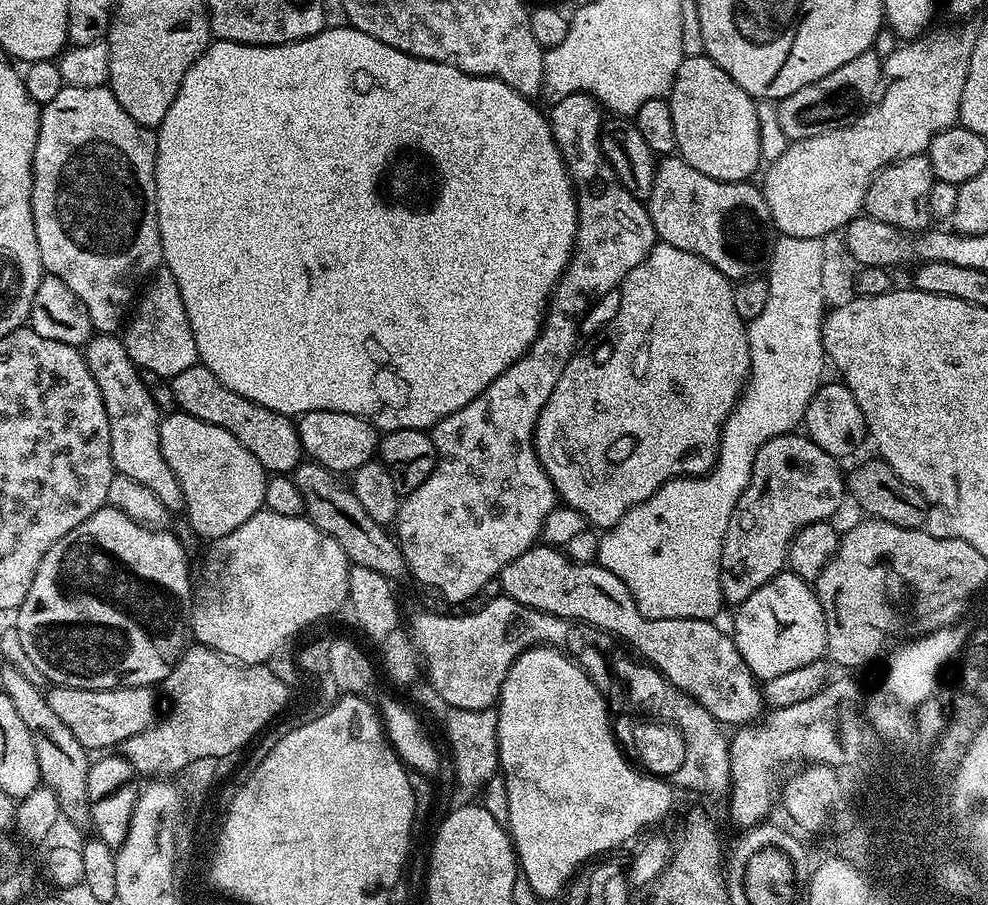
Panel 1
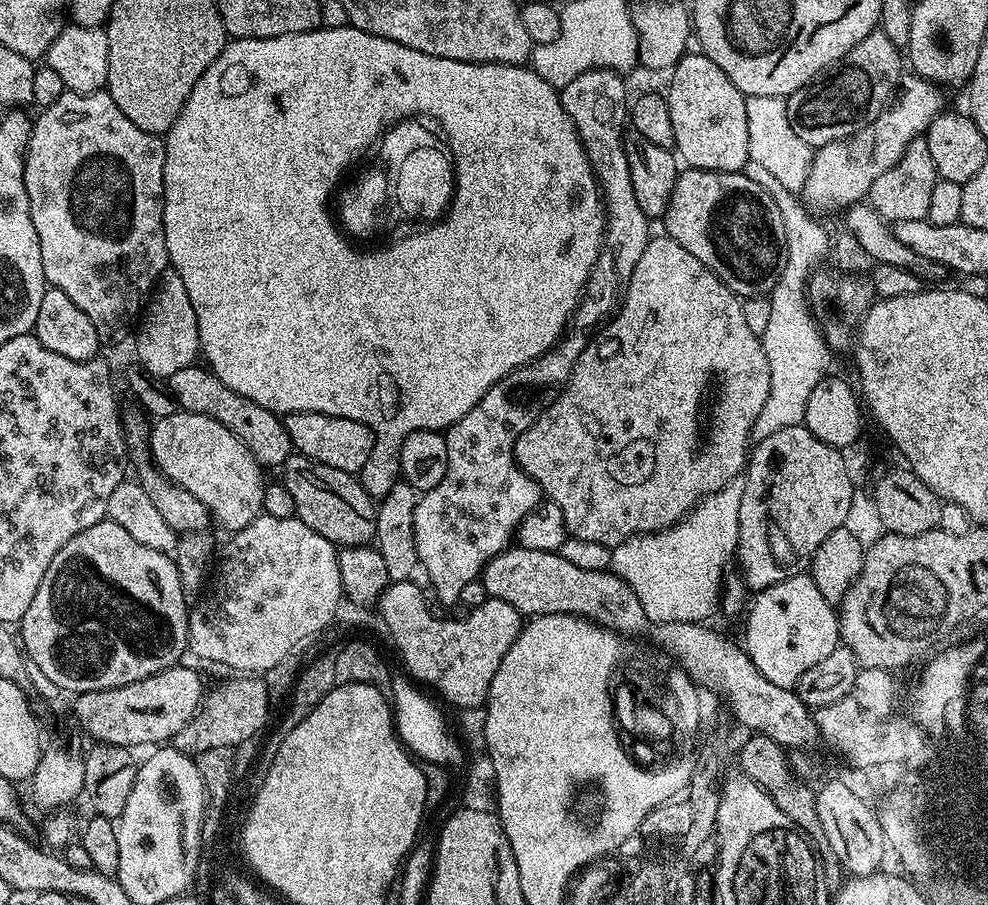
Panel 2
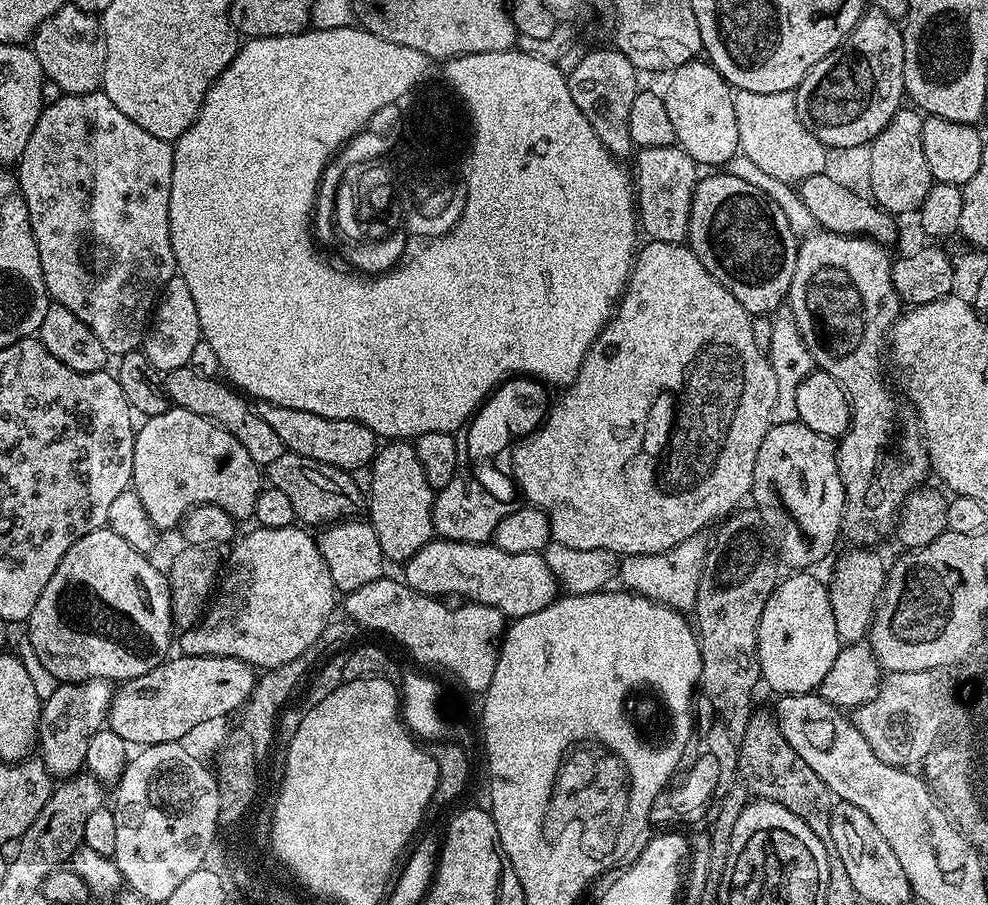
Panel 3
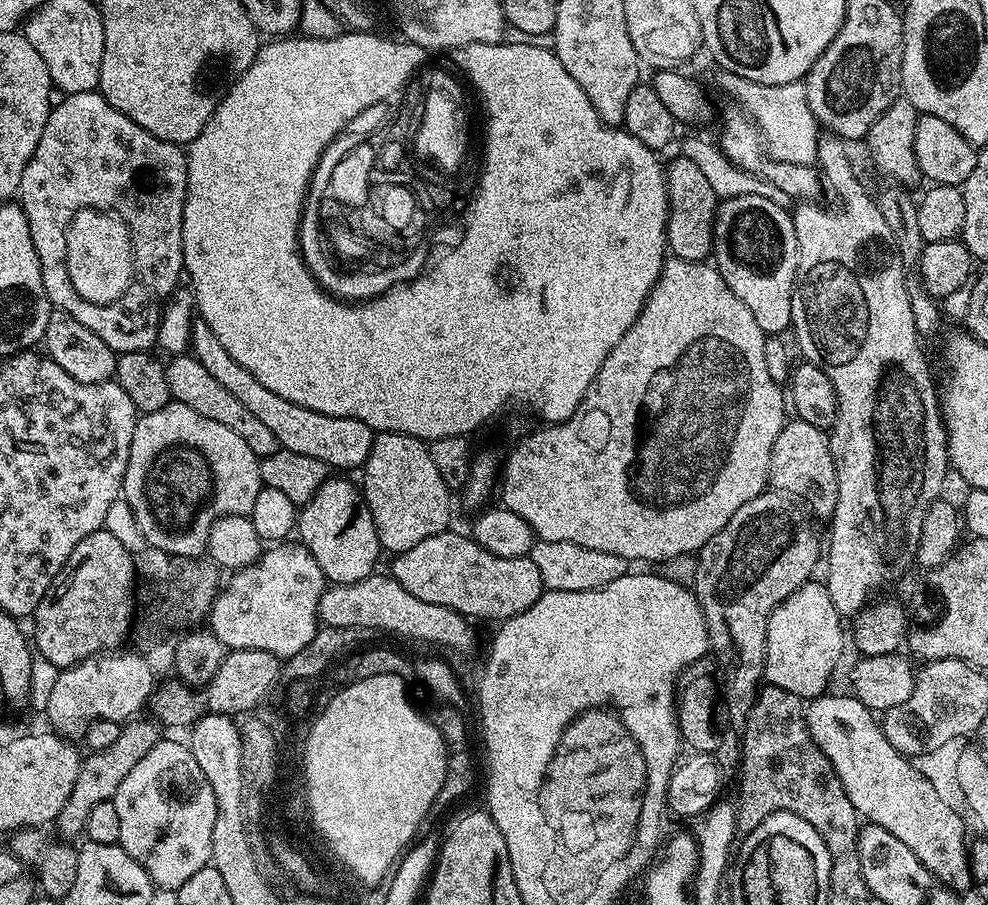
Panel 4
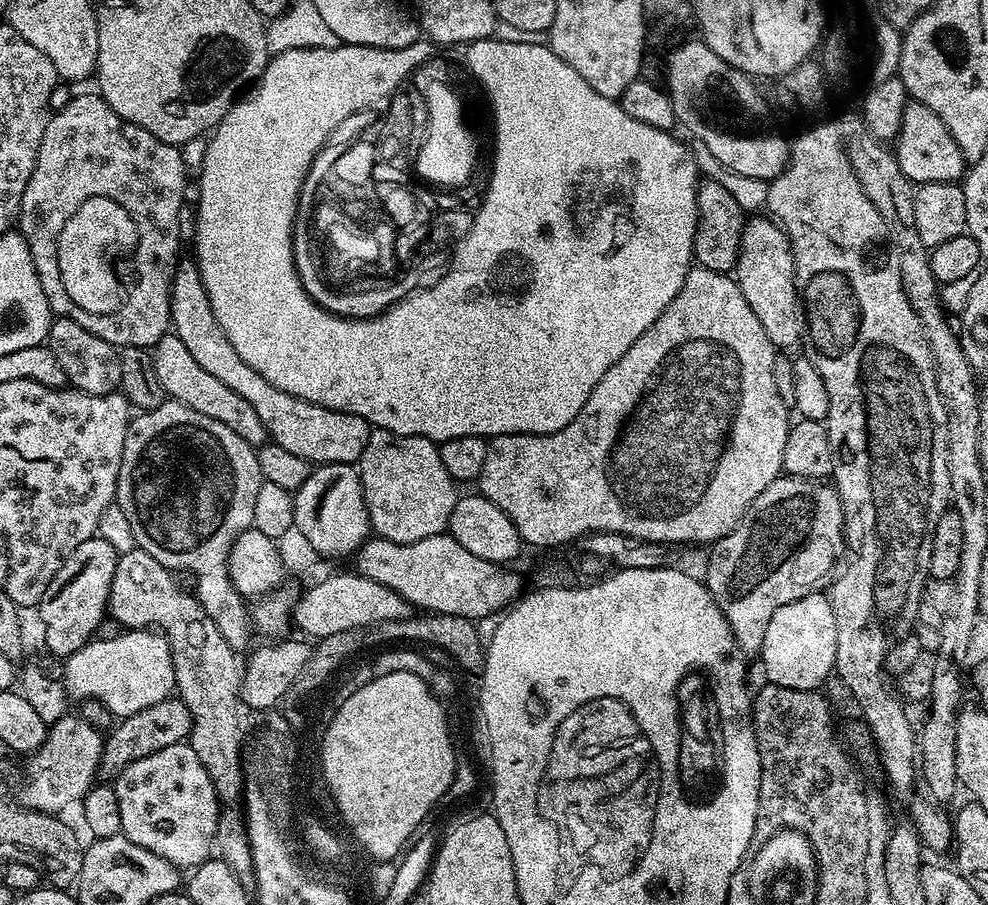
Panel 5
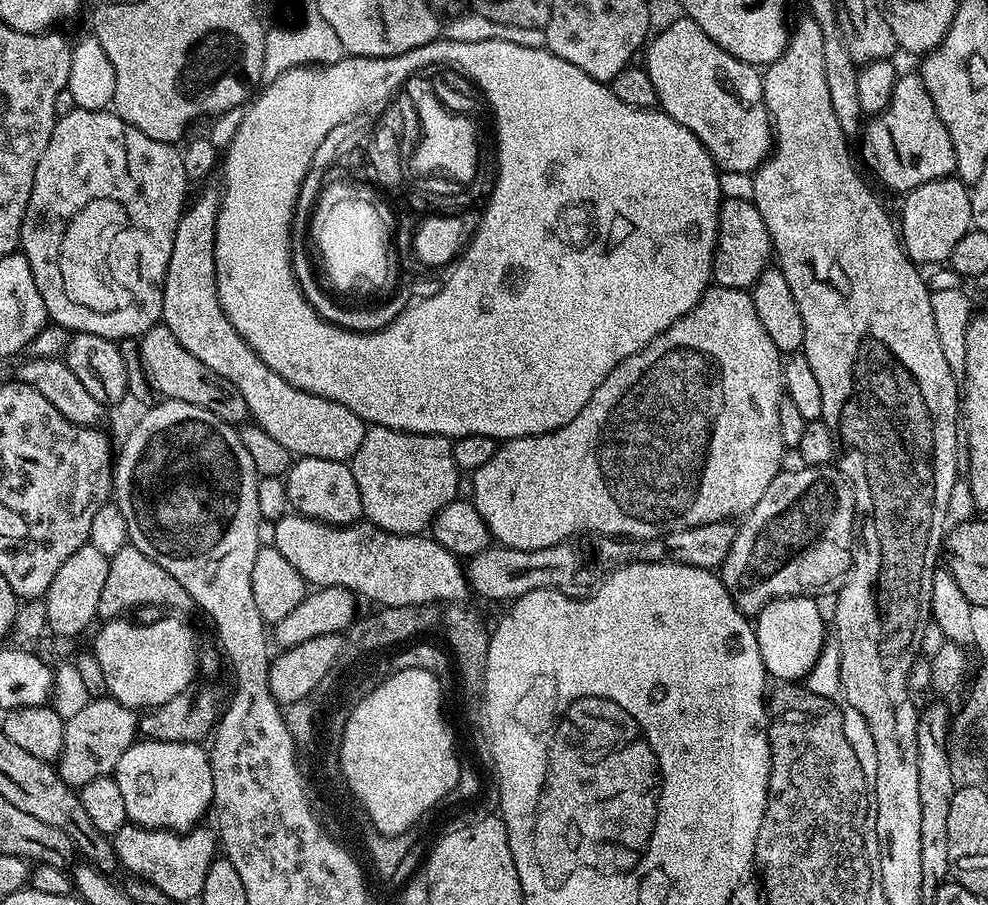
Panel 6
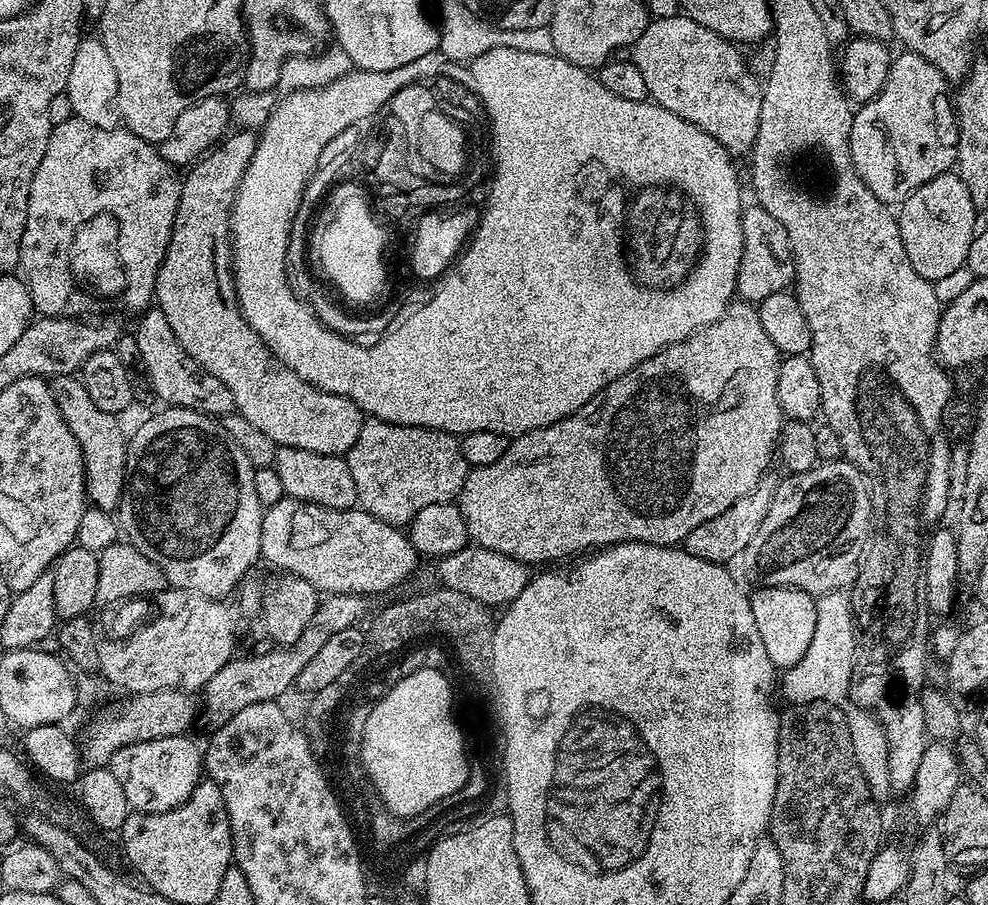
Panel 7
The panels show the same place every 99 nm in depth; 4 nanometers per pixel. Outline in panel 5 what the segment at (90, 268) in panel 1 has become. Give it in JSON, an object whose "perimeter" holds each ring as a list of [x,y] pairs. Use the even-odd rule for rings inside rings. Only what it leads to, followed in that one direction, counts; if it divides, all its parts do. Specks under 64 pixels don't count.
{"perimeter":[[[98,94],[73,95],[62,110],[52,112],[42,134],[34,174],[26,182],[26,194],[22,194],[18,231],[26,238],[42,290],[56,316],[65,316],[78,326],[86,326],[90,334],[98,334],[117,349],[153,349],[164,336],[169,335],[172,323],[172,277],[180,252],[180,207],[184,204],[184,156],[179,147],[167,144],[154,134],[126,122]],[[86,196],[116,196],[132,208],[132,214],[140,222],[142,246],[140,246],[140,270],[156,278],[150,282],[154,288],[154,300],[150,300],[150,314],[124,312],[110,318],[96,318],[82,312],[64,294],[64,286],[58,278],[58,266],[54,258],[56,234],[66,220],[66,210],[78,206]]]}

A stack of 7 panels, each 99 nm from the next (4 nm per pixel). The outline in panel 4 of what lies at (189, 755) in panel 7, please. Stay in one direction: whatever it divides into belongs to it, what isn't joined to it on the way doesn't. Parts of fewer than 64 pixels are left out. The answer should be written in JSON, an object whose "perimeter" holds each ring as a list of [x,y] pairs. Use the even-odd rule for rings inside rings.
{"perimeter":[[[161,739],[154,750],[122,778],[122,786],[118,786],[114,799],[122,830],[119,845],[150,874],[157,889],[180,888],[186,878],[209,867],[216,799],[187,743]]]}

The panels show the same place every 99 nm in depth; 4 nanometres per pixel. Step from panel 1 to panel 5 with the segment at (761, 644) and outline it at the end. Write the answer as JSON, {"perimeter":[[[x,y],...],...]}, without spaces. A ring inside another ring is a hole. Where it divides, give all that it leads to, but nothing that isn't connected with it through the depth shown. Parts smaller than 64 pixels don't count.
{"perimeter":[[[817,590],[774,610],[770,626],[766,626],[766,638],[758,656],[764,659],[767,679],[790,690],[816,690],[836,667],[836,627],[831,599]]]}

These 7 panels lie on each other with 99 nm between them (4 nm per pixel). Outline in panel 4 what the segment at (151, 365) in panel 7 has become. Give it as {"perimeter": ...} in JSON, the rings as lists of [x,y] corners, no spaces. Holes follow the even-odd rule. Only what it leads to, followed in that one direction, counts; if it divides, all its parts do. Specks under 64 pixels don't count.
{"perimeter":[[[176,354],[169,360],[172,361],[164,364],[164,373],[166,374],[166,386],[170,386],[170,394],[175,403],[190,406],[190,410],[202,414],[202,418],[222,422],[222,426],[234,430],[234,434],[238,434],[238,438],[242,438],[242,442],[246,442],[246,446],[250,446],[250,450],[257,458],[274,454],[281,448],[278,438],[274,438],[273,432],[255,414],[250,414],[250,410],[246,410],[246,406],[242,406],[242,402],[238,402],[238,398],[234,398],[234,394],[230,394],[230,390],[224,389],[206,371],[206,366],[202,366],[202,362],[196,360],[195,356]]]}

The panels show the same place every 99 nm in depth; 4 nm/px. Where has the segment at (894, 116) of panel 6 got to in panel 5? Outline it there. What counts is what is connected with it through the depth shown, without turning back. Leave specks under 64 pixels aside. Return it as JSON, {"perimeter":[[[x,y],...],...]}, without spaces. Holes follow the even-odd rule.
{"perimeter":[[[910,102],[902,116],[902,126],[894,141],[894,155],[898,166],[902,166],[902,174],[911,180],[913,185],[942,182],[950,184],[959,181],[966,172],[966,161],[962,150],[958,150],[958,142],[946,130],[946,122],[930,110],[930,106],[922,106]]]}

